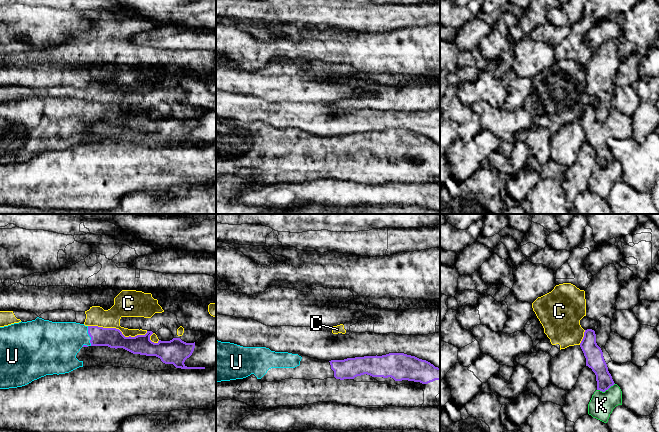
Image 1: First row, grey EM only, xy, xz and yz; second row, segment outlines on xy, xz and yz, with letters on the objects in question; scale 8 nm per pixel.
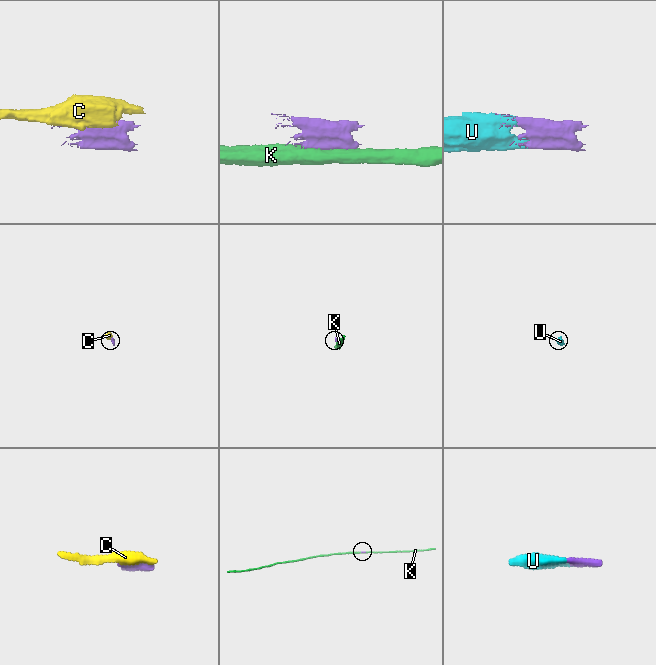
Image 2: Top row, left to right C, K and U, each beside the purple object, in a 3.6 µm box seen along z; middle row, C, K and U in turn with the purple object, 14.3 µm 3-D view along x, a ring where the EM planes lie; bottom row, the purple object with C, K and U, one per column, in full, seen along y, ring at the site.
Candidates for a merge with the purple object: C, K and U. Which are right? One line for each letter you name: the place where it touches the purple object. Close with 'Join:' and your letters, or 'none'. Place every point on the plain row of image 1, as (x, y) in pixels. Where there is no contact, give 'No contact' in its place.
U: Touches purple at xy (89, 111)
Join: U

